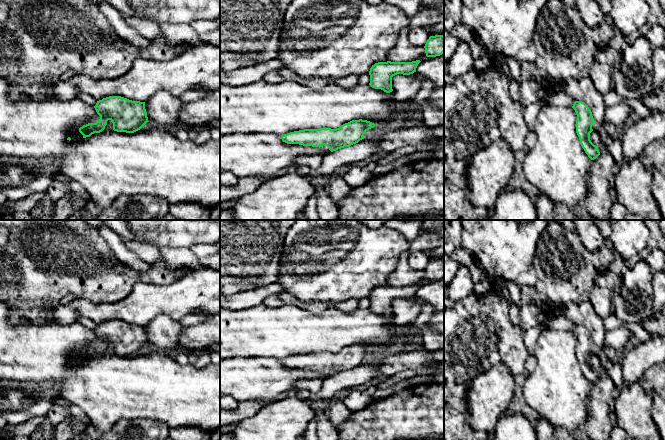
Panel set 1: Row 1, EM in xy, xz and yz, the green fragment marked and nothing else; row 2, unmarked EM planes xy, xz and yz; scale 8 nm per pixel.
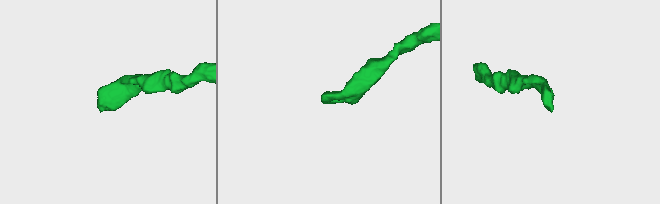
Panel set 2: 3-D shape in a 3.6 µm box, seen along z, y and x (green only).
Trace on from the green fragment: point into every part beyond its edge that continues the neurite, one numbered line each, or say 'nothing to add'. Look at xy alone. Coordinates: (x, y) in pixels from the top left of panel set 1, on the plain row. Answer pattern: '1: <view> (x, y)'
nothing to add

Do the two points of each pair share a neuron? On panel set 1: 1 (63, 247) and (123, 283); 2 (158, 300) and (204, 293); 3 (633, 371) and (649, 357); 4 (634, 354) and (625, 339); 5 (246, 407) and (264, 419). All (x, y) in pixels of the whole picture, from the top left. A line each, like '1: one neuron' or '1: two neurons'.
1: one neuron
2: one neuron
3: one neuron
4: two neurons
5: two neurons

